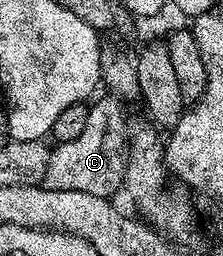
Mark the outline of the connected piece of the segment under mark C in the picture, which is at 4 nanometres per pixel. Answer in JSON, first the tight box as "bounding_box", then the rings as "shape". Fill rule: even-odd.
{"bounding_box":[42,98,130,198],"shape":[[[107,98],[89,107],[86,118],[86,130],[74,142],[56,144],[51,149],[48,158],[48,172],[42,181],[43,187],[54,190],[82,190],[86,194],[98,194],[109,198],[115,197],[116,191],[124,188],[124,166],[126,163],[126,149],[130,143],[128,132],[128,116],[124,113],[125,105],[119,99]]]}

